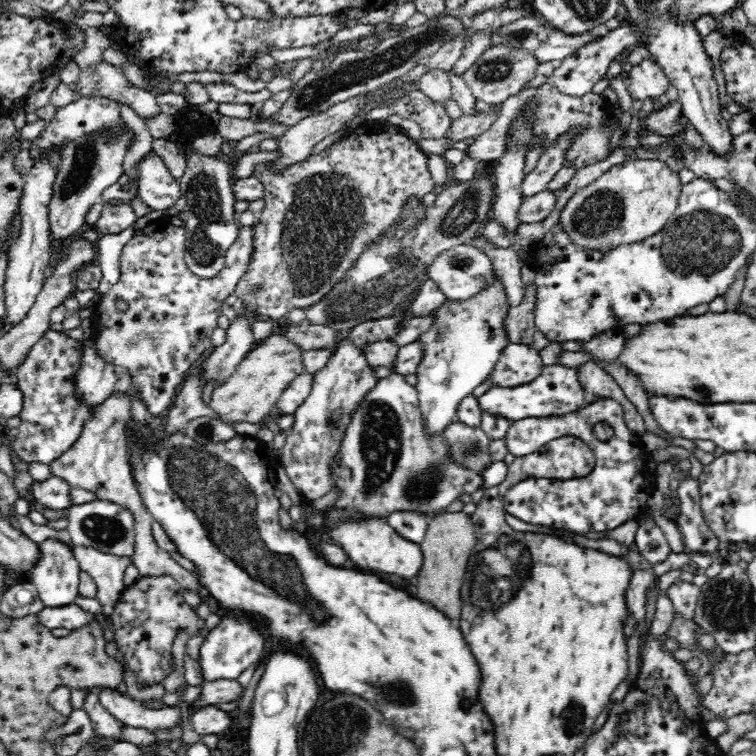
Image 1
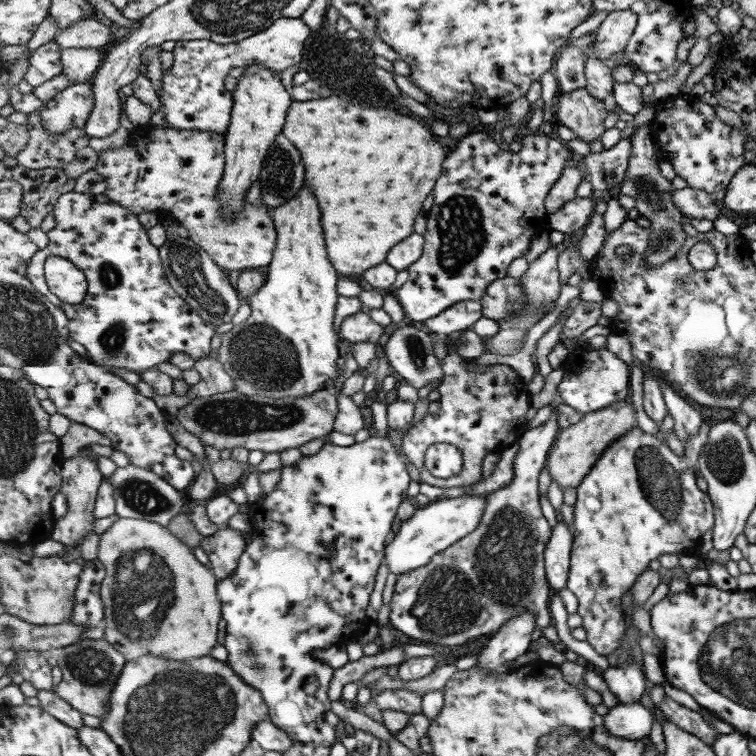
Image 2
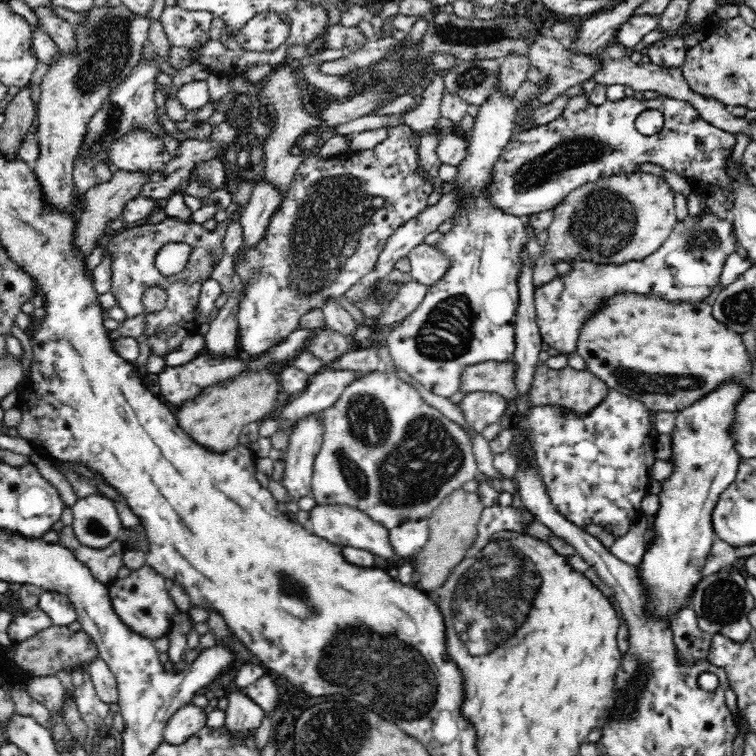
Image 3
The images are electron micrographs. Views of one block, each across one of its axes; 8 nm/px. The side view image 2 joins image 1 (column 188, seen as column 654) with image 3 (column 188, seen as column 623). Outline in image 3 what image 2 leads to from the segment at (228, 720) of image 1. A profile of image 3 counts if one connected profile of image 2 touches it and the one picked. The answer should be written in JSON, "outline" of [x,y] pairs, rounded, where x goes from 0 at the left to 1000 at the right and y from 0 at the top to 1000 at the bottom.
{"outline":[[[254,930],[237,937],[225,950],[216,966],[216,979],[226,985],[243,984],[251,974],[271,960],[272,943]]]}

